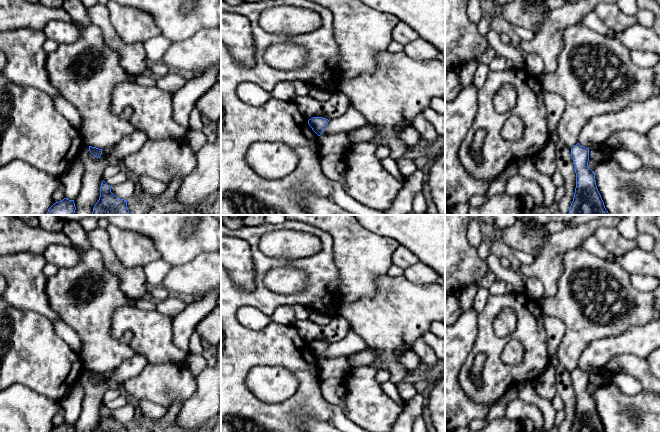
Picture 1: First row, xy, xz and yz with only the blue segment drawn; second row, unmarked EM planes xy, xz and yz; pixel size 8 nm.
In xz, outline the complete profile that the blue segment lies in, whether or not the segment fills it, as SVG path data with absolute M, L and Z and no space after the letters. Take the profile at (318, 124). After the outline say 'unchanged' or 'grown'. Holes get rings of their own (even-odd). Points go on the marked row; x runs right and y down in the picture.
M313 117L308 120L309 126L318 136L325 130L328 122L329 120L323 117Z; unchanged

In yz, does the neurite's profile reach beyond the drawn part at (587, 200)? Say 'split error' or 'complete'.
complete

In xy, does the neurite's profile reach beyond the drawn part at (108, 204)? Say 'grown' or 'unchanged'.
unchanged

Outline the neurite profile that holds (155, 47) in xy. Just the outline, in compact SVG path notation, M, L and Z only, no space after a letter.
M161 34L144 41L143 44L148 62L155 63L162 61L162 57L172 44L172 41Z

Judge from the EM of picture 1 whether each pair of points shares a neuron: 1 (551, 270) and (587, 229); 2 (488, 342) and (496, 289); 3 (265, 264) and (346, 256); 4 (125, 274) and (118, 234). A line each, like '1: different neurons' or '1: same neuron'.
1: same neuron
2: different neurons
3: different neurons
4: different neurons

